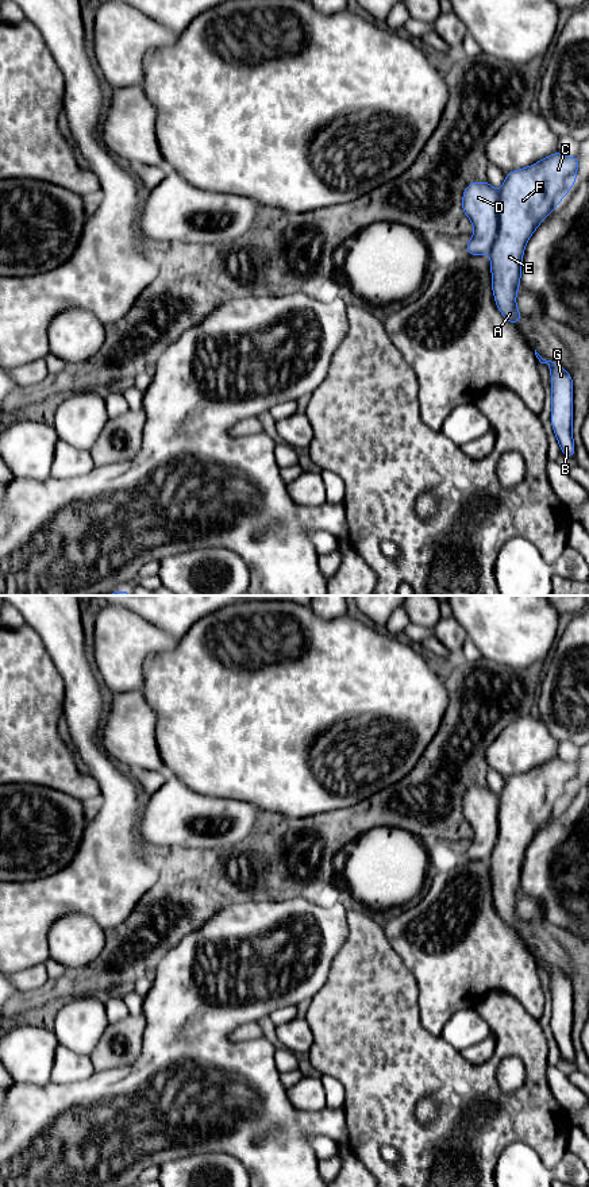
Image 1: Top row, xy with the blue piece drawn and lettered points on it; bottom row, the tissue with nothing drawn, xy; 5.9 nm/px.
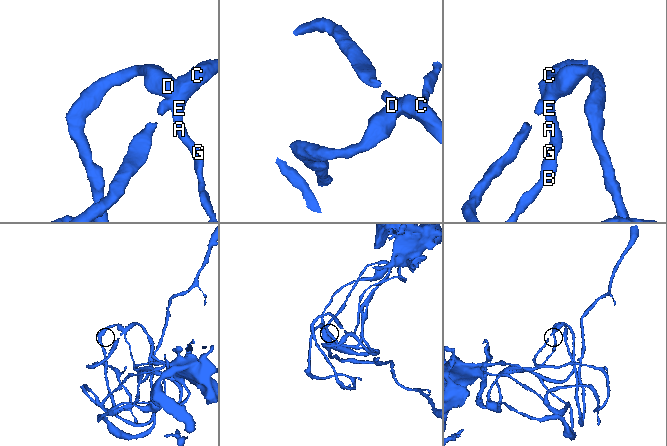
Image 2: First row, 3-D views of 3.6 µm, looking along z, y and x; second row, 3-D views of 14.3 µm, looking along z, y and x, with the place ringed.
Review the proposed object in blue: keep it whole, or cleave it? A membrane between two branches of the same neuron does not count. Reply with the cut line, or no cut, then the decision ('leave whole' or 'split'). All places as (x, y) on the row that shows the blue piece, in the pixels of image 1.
no cut; leave whole

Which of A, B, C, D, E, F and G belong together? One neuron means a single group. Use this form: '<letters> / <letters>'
A B C D E F G

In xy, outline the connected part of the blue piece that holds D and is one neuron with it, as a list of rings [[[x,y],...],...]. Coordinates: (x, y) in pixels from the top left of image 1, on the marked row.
[[[557,151],[526,169],[505,174],[500,190],[485,181],[470,182],[463,192],[462,209],[474,227],[466,251],[469,255],[490,255],[494,302],[501,315],[515,325],[523,317],[516,307],[516,294],[520,286],[524,247],[538,226],[569,193],[577,180],[577,169],[578,155],[566,157]]]

